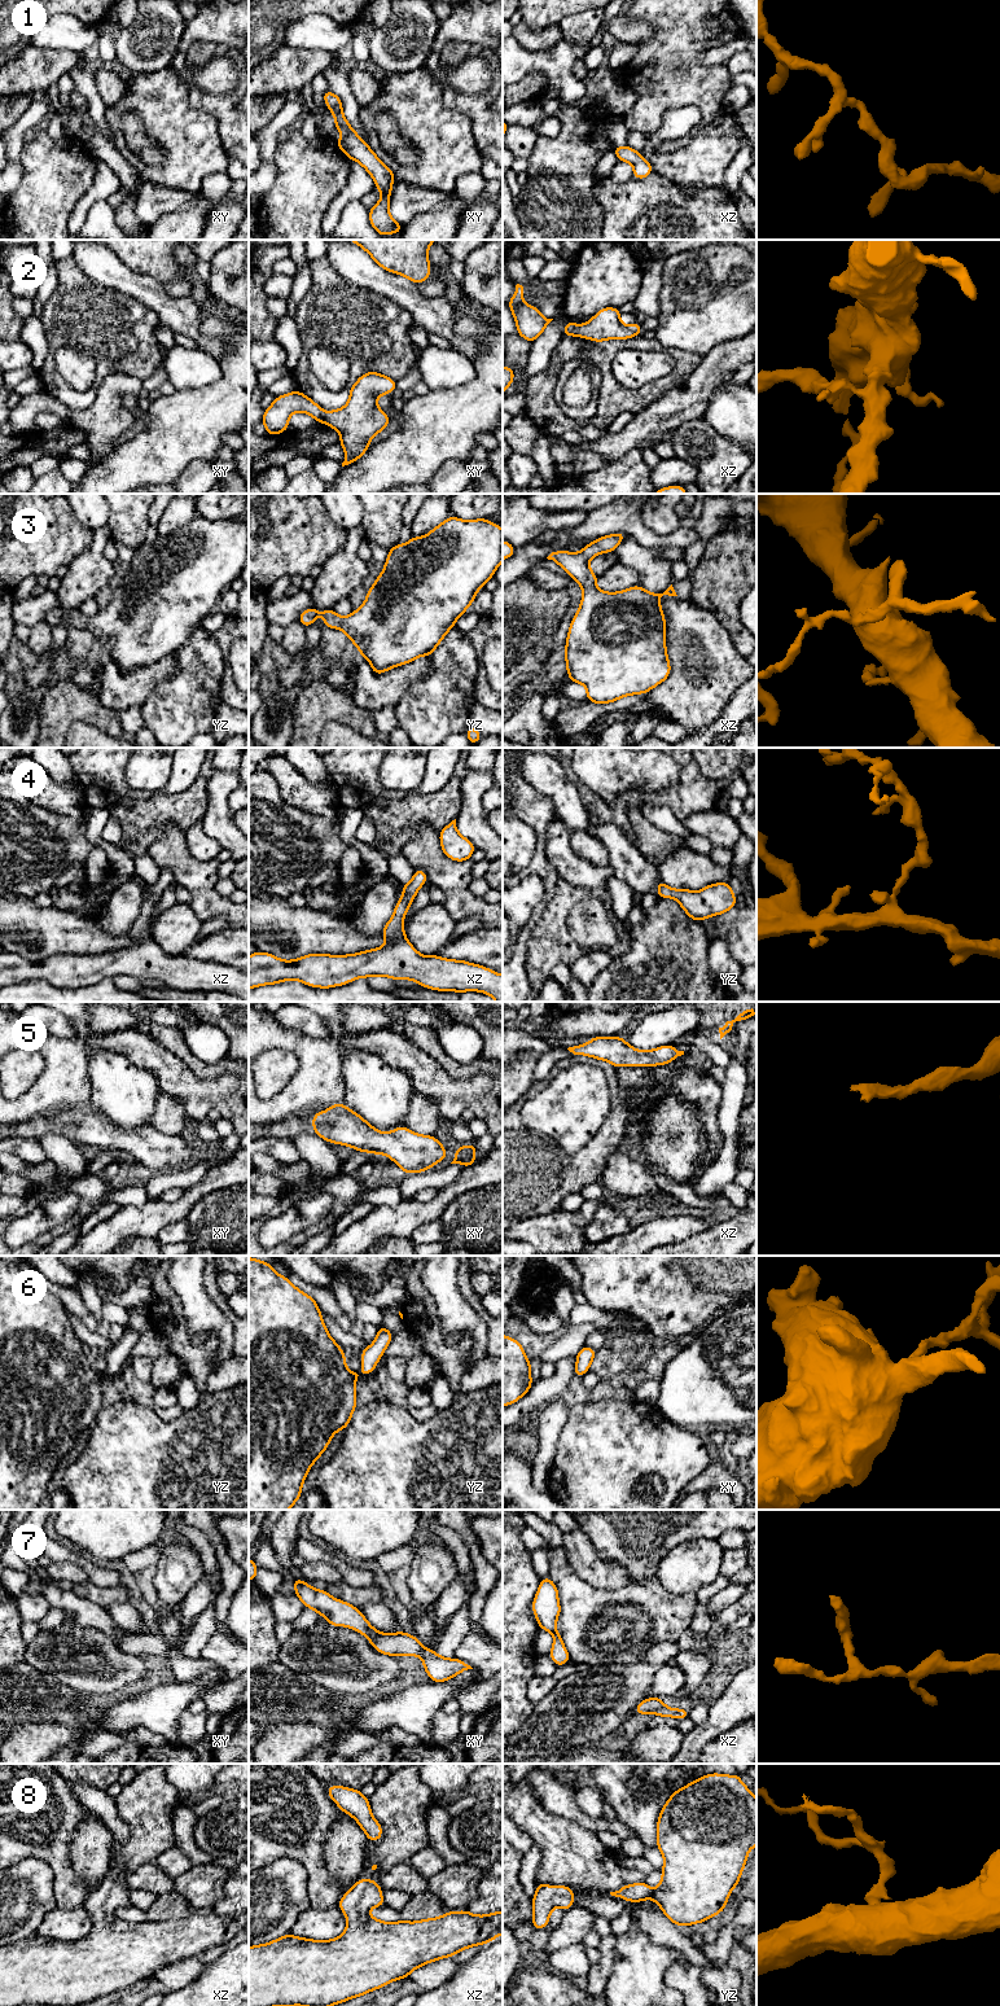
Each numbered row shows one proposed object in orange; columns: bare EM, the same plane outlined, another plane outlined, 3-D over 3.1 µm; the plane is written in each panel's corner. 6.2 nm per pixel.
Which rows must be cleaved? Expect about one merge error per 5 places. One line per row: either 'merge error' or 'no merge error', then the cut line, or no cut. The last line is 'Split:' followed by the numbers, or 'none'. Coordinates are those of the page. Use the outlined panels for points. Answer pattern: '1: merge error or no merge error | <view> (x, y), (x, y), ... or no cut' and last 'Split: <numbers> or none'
1: no merge error | no cut
2: no merge error | no cut
3: no merge error | no cut
4: no merge error | no cut
5: no merge error | no cut
6: no merge error | no cut
7: no merge error | no cut
8: no merge error | no cut
Split: none

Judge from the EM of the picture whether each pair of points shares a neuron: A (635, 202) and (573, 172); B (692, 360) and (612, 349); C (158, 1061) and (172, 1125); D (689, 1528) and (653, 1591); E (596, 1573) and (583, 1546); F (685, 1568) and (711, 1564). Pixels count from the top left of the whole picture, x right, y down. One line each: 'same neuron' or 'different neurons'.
A: different neurons
B: same neuron
C: different neurons
D: different neurons
E: same neuron
F: same neuron

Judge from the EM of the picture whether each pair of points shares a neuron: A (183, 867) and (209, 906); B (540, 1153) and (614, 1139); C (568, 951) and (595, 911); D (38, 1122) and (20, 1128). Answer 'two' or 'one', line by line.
A: one
B: one
C: two
D: one

